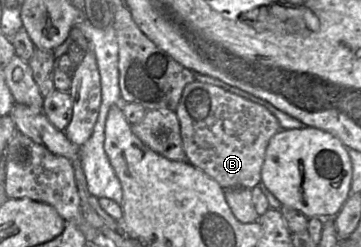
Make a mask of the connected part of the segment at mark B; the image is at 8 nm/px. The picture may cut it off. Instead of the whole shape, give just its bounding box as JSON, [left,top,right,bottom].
[175,81,281,189]

